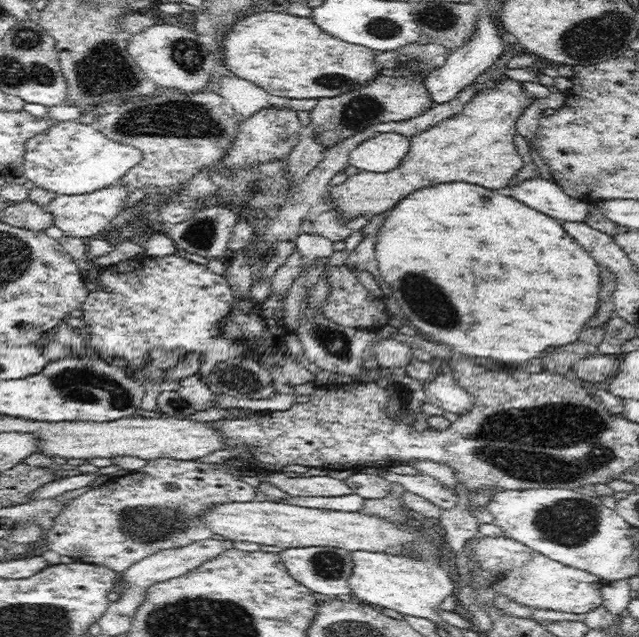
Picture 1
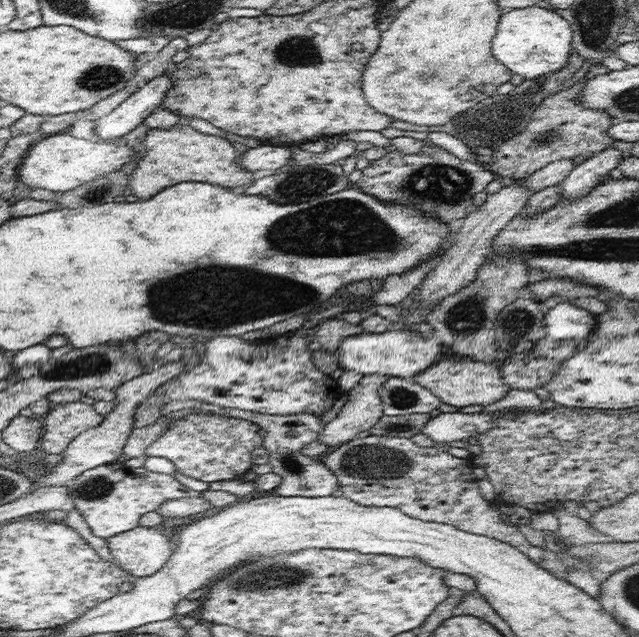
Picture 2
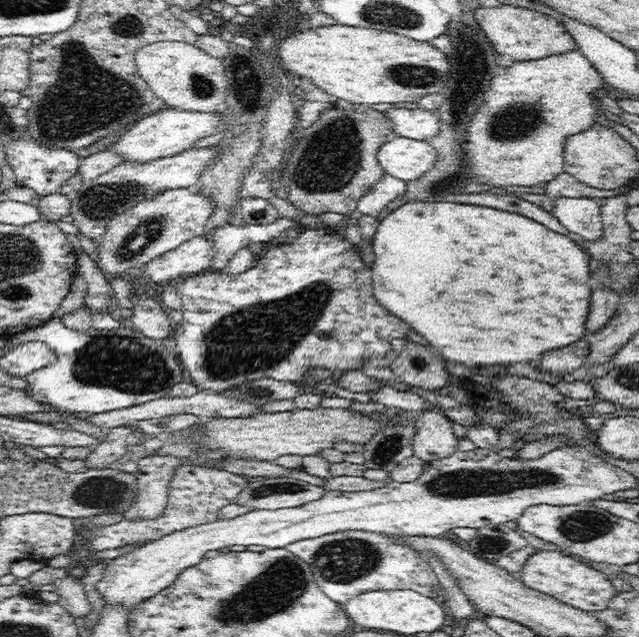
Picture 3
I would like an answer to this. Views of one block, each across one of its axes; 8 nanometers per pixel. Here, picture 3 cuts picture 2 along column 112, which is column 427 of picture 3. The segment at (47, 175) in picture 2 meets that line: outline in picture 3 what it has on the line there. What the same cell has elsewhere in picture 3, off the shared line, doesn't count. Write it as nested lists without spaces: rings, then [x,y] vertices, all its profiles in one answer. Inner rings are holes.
[[[397,135],[390,142],[386,141],[377,152],[380,167],[384,173],[392,175],[394,178],[405,181],[417,179],[424,175],[437,161],[436,149],[428,140],[411,139]]]

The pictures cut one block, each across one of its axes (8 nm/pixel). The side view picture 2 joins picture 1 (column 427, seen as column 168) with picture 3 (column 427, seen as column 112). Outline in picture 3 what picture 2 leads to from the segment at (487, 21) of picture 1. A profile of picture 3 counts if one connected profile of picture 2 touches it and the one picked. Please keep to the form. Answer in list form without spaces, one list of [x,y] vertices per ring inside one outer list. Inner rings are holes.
[[[393,107],[385,110],[384,115],[394,123],[394,131],[398,135],[411,139],[429,140],[438,131],[440,124],[439,111],[424,109],[406,109]]]

